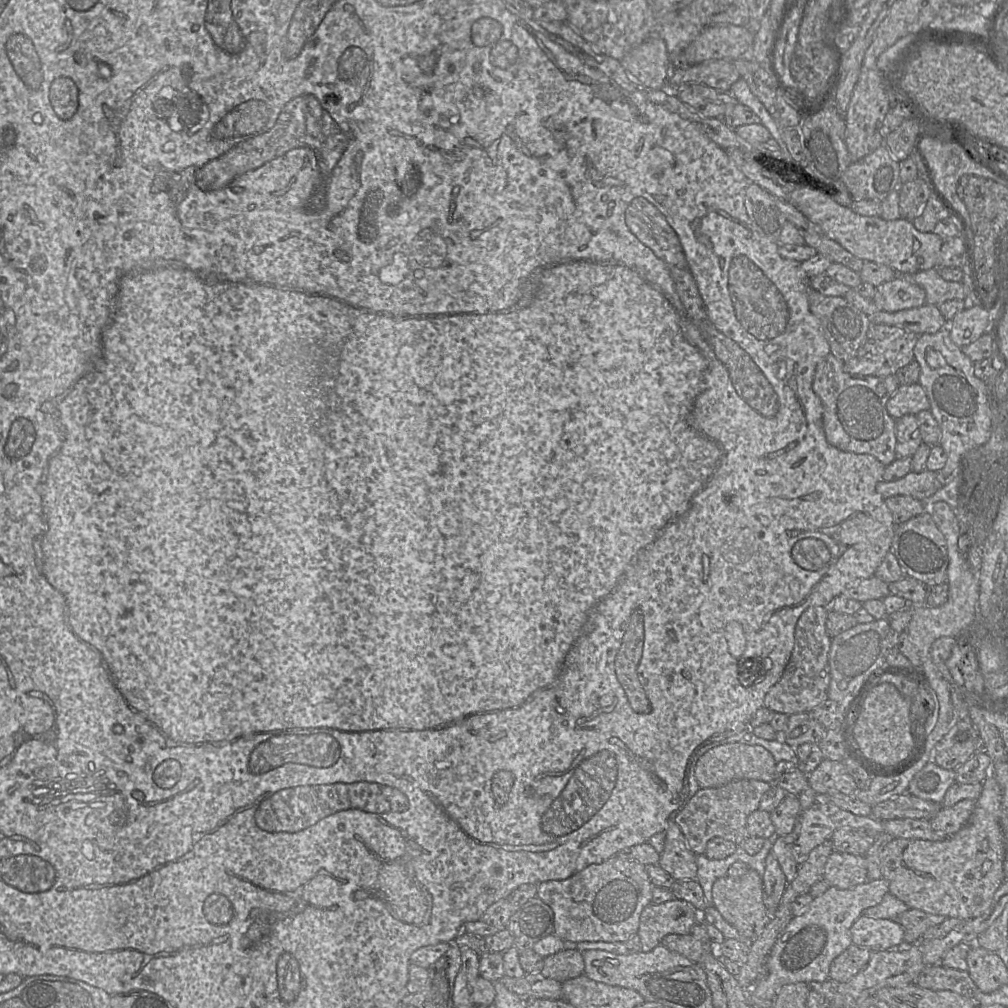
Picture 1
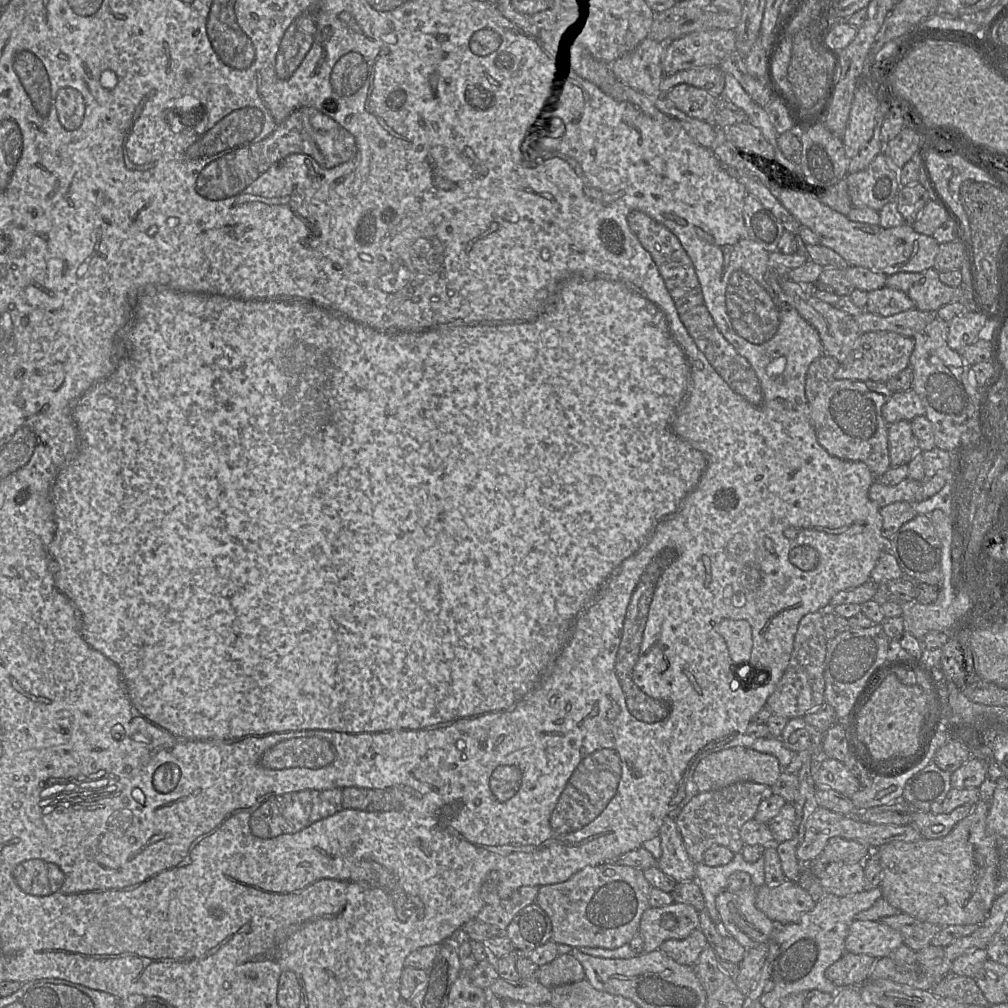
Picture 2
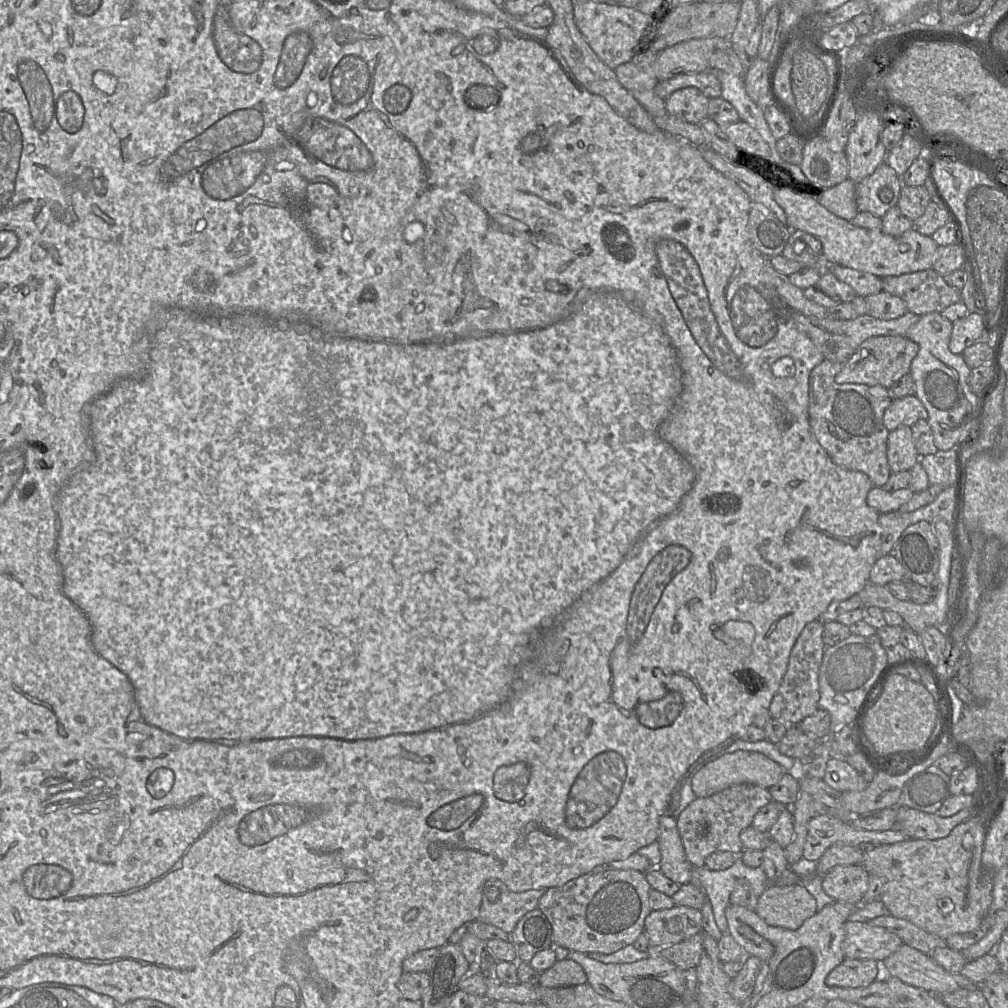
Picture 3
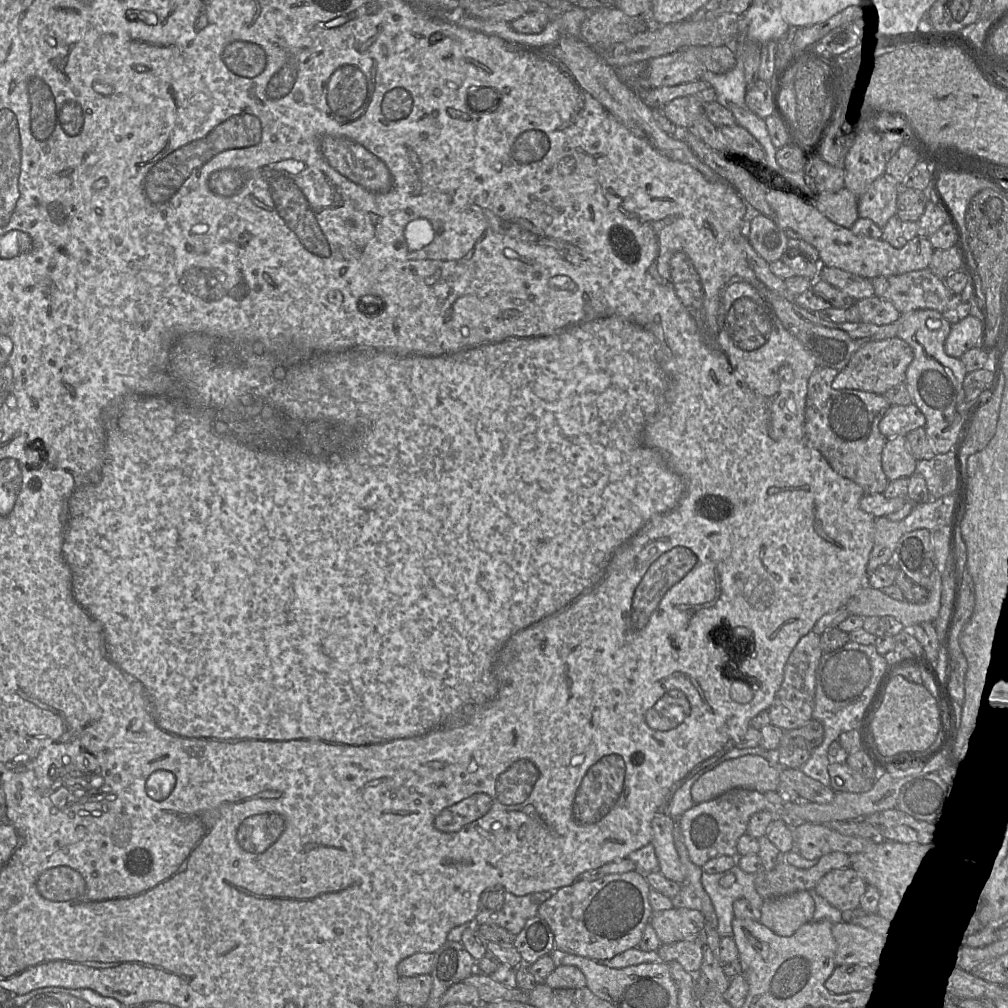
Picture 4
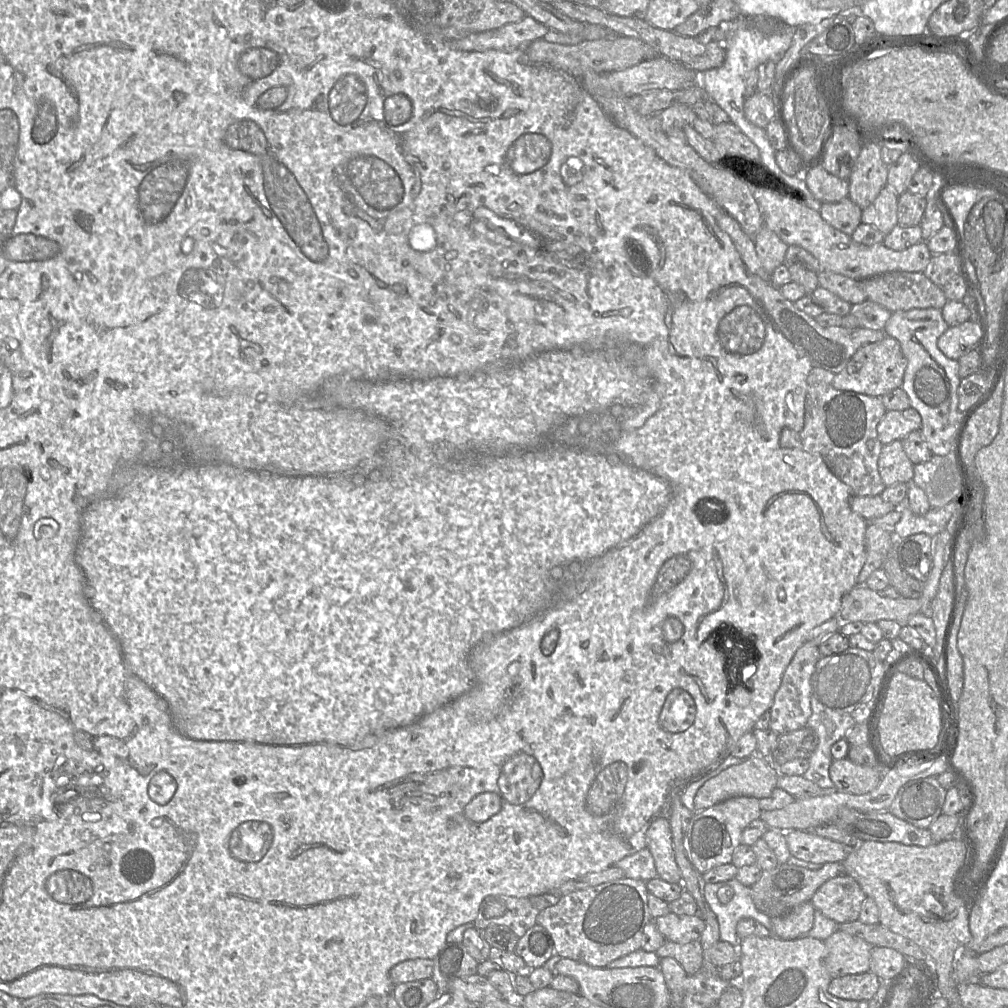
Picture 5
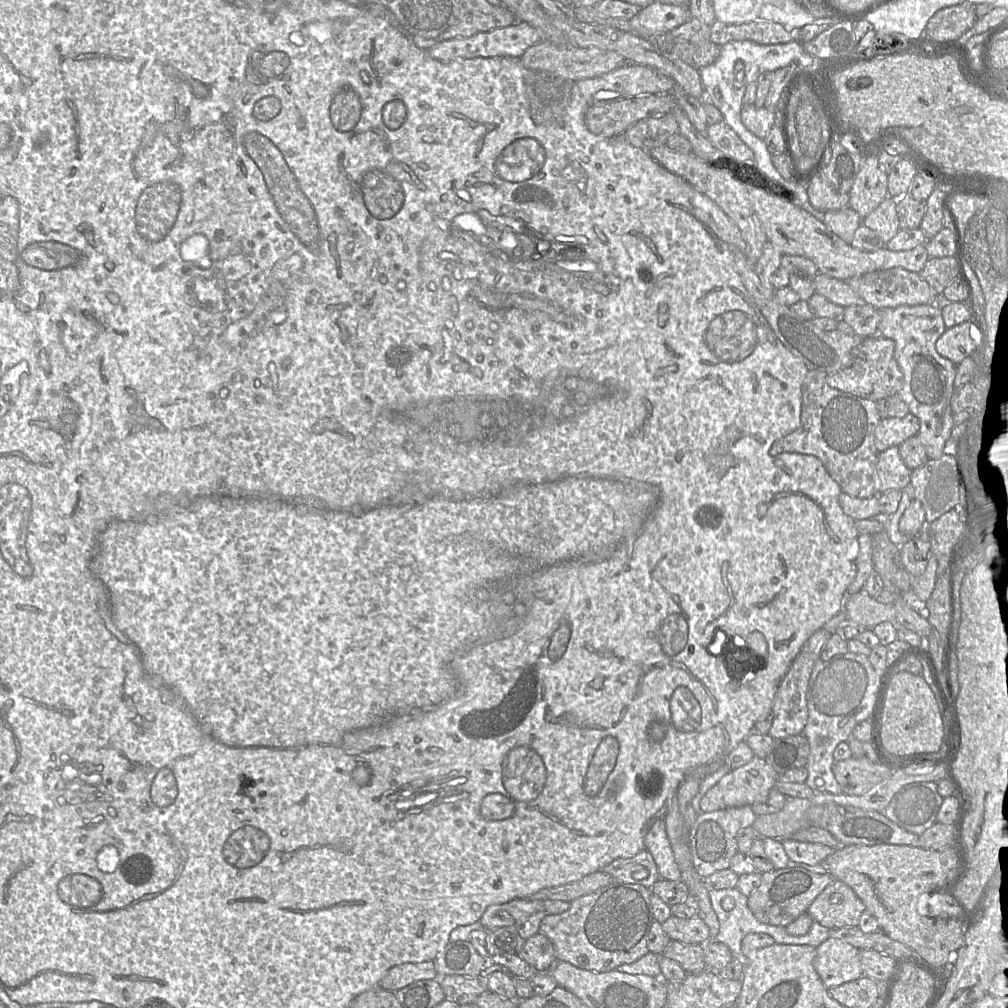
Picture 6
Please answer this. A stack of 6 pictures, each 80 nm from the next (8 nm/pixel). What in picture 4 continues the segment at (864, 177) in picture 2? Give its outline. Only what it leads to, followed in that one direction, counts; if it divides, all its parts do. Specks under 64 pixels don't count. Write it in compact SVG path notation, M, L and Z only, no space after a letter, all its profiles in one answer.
M885 174L878 177L867 191L858 197L858 213L884 228L888 220L896 214L900 186Z

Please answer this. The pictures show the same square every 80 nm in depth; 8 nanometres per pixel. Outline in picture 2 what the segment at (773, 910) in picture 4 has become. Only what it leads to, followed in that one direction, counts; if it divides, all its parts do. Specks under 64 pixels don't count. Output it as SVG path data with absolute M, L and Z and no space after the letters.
M785 880L779 886L757 889L756 907L775 923L788 924L815 907L816 902L796 881Z

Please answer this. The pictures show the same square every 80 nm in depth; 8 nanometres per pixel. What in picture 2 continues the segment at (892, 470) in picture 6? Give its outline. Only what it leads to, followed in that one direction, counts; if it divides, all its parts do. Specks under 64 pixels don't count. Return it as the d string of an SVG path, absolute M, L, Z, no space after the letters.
M908 420L890 424L888 440L891 467L908 464L914 455L920 451L913 435L911 423Z

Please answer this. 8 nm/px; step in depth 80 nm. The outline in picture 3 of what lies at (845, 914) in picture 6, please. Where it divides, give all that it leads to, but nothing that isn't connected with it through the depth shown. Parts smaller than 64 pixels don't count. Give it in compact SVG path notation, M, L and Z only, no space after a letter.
M861 864L836 865L822 877L822 888L835 901L860 905L868 890L870 875Z

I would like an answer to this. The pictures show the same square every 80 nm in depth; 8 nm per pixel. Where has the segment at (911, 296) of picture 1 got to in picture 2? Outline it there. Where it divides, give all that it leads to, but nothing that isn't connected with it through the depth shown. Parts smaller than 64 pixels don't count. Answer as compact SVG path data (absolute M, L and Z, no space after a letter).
M884 286L868 293L866 311L891 316L915 308L914 302L901 290Z

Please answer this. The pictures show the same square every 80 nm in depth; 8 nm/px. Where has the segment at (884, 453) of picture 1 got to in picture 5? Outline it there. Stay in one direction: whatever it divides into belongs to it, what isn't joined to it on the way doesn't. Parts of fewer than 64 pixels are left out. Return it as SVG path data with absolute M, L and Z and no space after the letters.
M812 368L807 377L804 426L800 432L784 429L779 444L783 448L798 448L820 455L830 471L851 489L852 496L880 495L886 486L878 470L883 444L878 438L877 426L887 410L880 397L835 389L832 385L834 376L833 372L824 368Z

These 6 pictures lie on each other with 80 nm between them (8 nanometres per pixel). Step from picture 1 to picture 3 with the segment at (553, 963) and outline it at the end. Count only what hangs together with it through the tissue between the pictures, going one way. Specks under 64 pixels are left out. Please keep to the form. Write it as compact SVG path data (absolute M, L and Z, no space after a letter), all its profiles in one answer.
M565 958L557 961L540 976L540 985L547 988L563 988L587 983L587 975L581 965Z

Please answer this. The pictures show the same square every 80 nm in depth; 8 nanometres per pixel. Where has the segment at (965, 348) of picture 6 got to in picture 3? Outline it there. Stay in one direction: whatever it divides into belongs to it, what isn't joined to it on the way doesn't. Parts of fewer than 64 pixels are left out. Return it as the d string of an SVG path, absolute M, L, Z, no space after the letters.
M968 313L965 317L952 322L949 350L961 354L963 350L979 341L985 327L984 317L978 313Z

